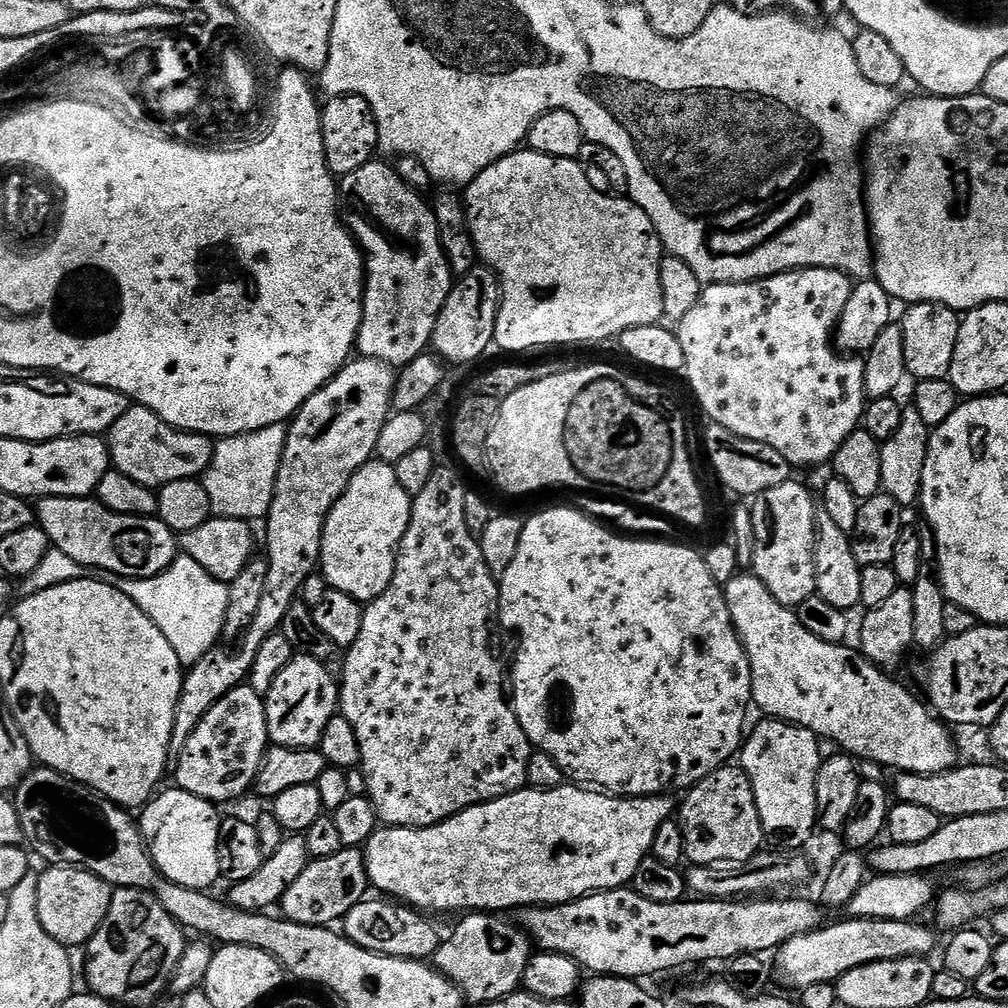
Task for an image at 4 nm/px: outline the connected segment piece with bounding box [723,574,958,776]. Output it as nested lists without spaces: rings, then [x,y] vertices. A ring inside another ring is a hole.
[[[738,574],[729,584],[723,585],[723,589],[732,625],[740,635],[744,653],[750,662],[752,704],[760,707],[765,717],[785,720],[787,724],[799,724],[825,741],[833,740],[840,747],[837,749],[857,761],[878,763],[888,770],[892,768],[896,772],[933,776],[957,767],[956,743],[945,721],[933,715],[921,697],[920,701],[898,681],[891,680],[888,677],[891,675],[885,669],[871,664],[863,652],[855,647],[852,649],[844,644],[831,644],[822,642],[822,638],[814,638],[814,634],[810,634],[810,630],[798,622],[795,611],[779,604],[755,574]]]

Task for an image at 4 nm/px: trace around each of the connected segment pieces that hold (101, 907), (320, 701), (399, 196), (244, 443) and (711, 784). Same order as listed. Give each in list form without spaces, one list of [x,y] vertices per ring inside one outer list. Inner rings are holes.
[[[48,866],[38,876],[38,918],[42,930],[59,944],[87,945],[110,910],[113,889],[92,872],[71,866]]]
[[[293,655],[264,697],[269,741],[277,748],[317,747],[322,730],[326,730],[326,722],[337,715],[339,702],[337,677],[330,675],[322,662],[314,662],[309,656]]]
[[[376,163],[338,180],[340,220],[364,254],[364,309],[355,351],[363,358],[403,366],[429,351],[434,322],[454,277],[438,238],[433,205],[406,186],[391,163]]]
[[[275,424],[250,434],[229,436],[215,445],[202,483],[206,494],[210,494],[210,506],[217,517],[228,516],[247,522],[263,521],[267,517],[287,437],[287,427]]]
[[[743,768],[714,770],[714,774],[687,789],[685,796],[684,805],[678,808],[678,823],[684,839],[684,859],[689,865],[740,864],[765,847],[754,790]]]

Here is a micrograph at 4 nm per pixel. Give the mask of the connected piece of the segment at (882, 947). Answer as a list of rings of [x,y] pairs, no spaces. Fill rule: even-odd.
[[[844,918],[842,922],[826,924],[804,935],[798,935],[775,951],[772,961],[773,977],[786,985],[803,990],[806,986],[835,983],[842,974],[870,962],[890,961],[894,958],[927,957],[936,938],[931,930],[909,920],[880,920]]]

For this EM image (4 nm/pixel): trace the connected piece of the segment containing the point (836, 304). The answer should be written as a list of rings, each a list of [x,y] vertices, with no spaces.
[[[793,268],[791,272],[779,272],[761,280],[751,280],[741,284],[710,284],[701,291],[697,304],[675,325],[674,331],[678,342],[682,342],[682,358],[684,359],[683,379],[688,379],[700,408],[709,416],[712,424],[720,424],[730,434],[738,434],[742,438],[750,438],[754,442],[762,442],[774,446],[782,458],[791,464],[793,469],[816,468],[819,464],[827,465],[832,455],[850,438],[850,434],[861,427],[864,418],[864,362],[859,355],[841,354],[834,347],[836,324],[840,321],[842,310],[846,310],[846,302],[850,302],[850,294],[854,287],[853,277],[838,270],[829,268]]]

